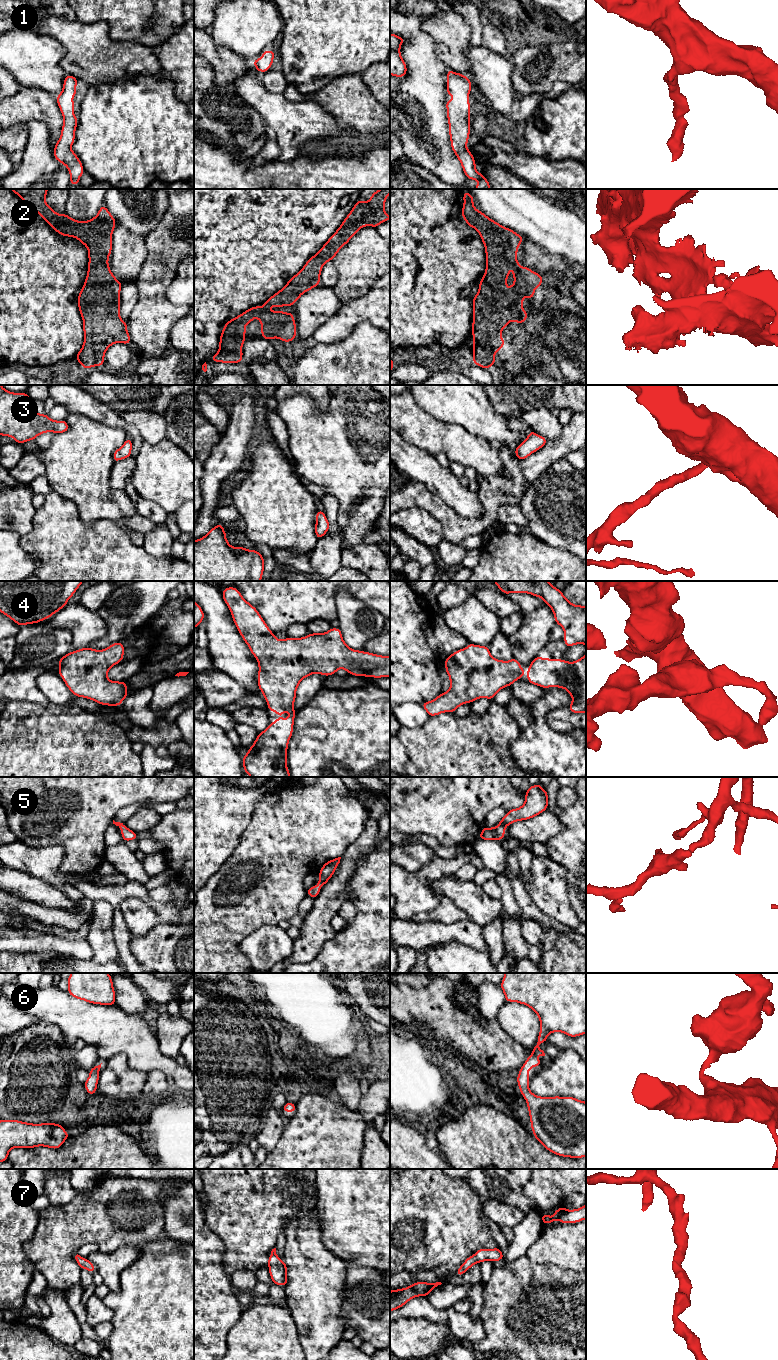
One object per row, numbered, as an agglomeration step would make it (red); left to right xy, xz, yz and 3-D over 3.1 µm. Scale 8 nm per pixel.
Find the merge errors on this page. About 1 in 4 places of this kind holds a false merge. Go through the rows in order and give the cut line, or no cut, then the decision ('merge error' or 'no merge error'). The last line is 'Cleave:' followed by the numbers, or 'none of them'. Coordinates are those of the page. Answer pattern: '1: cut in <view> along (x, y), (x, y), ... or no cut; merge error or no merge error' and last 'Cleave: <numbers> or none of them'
1: no cut; no merge error
2: no cut; no merge error
3: no cut; no merge error
4: no cut; no merge error
5: no cut; no merge error
6: no cut; no merge error
7: no cut; no merge error
Cleave: none of them

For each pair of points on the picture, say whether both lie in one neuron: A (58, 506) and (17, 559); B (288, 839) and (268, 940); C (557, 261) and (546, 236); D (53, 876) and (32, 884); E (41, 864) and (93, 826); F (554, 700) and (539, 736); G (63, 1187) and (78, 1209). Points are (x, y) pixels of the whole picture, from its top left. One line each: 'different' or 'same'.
A: different
B: different
C: different
D: different
E: different
F: same
G: different

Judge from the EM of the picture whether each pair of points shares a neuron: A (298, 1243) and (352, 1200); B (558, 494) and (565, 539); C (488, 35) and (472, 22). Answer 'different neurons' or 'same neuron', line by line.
A: different neurons
B: same neuron
C: different neurons

